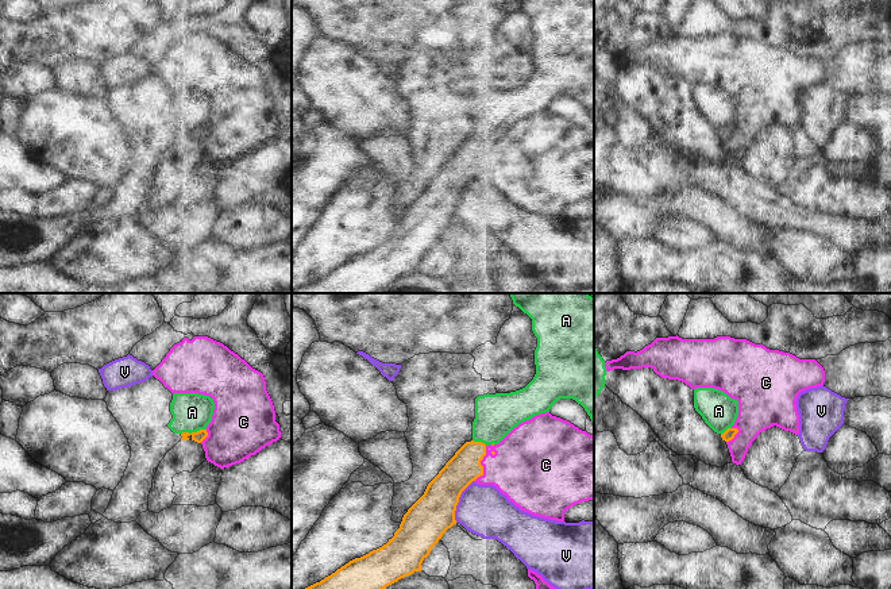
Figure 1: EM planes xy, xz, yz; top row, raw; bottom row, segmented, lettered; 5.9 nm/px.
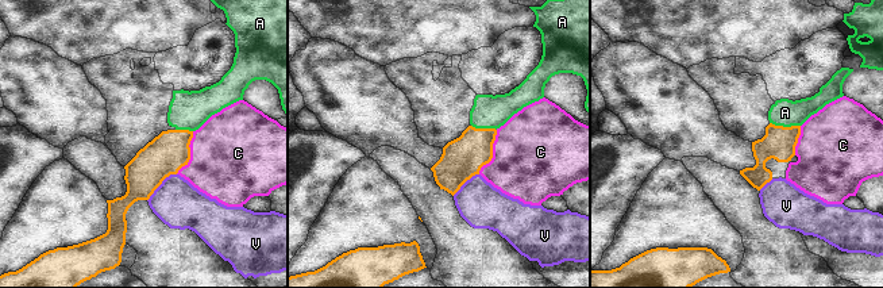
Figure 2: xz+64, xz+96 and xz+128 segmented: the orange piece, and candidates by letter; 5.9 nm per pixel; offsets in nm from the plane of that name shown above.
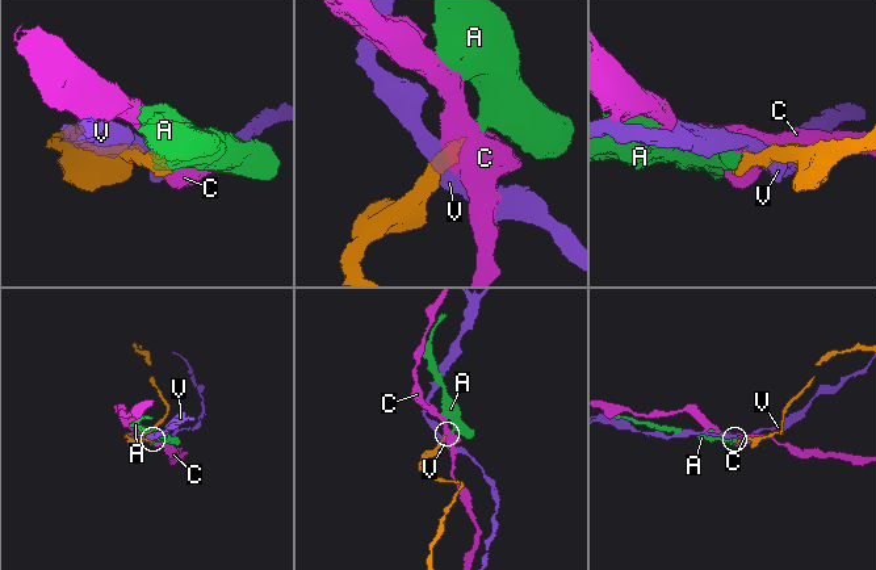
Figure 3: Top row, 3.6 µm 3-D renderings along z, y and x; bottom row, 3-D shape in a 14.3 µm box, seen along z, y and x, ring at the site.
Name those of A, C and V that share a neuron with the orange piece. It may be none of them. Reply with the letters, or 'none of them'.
A

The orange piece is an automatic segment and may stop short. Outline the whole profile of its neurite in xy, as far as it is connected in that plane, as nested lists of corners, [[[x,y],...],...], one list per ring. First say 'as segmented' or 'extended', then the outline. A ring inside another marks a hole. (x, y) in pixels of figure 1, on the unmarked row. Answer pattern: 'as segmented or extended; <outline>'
extended; [[[174,91],[170,100],[173,116],[167,124],[180,131],[181,138],[190,136],[201,140],[207,134],[207,123],[212,118],[215,107],[213,96],[198,91]]]

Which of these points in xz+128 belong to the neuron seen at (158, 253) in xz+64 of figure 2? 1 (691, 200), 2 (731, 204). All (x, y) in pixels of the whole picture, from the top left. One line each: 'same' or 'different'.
1: different
2: same

